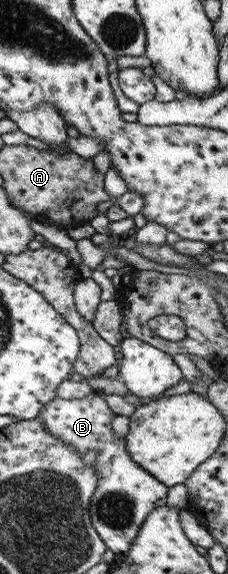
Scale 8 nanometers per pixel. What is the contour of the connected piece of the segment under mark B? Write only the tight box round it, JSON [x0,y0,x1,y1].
[36,390,168,554]

